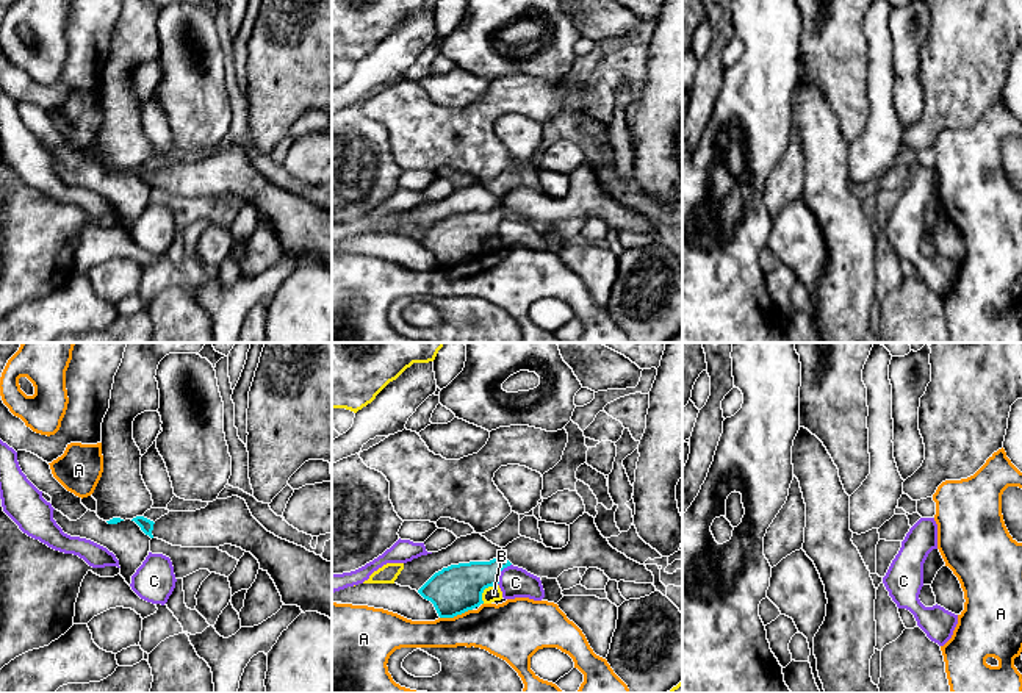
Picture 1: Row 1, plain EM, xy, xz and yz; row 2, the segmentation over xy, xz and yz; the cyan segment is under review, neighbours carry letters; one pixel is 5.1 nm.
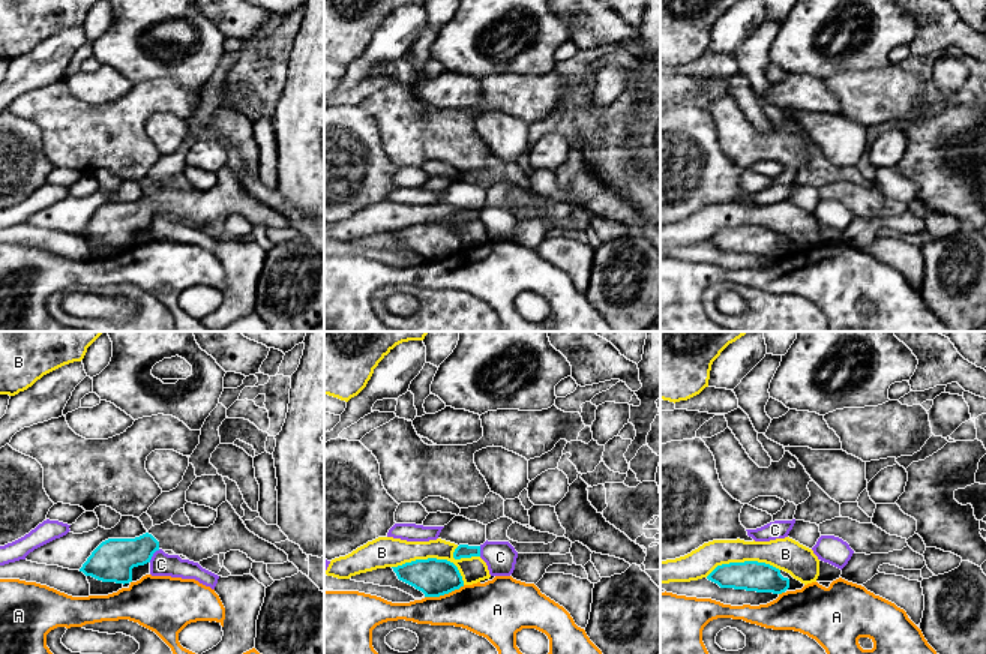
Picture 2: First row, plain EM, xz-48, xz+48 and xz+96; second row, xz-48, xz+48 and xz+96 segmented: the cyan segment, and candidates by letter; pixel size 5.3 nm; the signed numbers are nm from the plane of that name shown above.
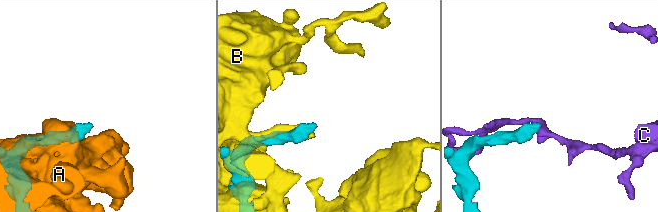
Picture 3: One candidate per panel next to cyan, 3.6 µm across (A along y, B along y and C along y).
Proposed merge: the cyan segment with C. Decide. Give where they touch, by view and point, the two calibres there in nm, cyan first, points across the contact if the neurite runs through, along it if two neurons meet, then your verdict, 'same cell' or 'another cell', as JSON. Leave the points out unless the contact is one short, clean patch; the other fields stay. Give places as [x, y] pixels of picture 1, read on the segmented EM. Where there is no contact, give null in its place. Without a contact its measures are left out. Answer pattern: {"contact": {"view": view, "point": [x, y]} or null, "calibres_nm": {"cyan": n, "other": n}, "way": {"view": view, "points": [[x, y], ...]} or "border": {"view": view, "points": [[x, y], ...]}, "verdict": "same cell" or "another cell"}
{"contact": {"view": "xz", "point": [500, 573]}, "calibres_nm": {"cyan": 260, "other": 160}, "verdict": "another cell"}

